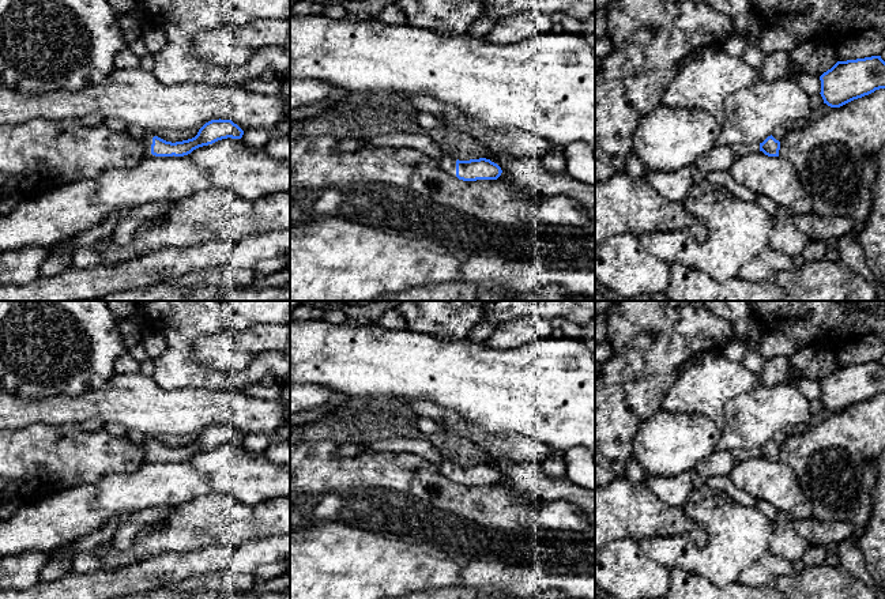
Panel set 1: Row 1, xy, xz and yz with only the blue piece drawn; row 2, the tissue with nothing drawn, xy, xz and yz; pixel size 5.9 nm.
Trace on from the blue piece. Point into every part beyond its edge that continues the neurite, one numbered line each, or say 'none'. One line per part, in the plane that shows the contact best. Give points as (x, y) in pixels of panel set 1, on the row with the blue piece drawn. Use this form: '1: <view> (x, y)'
1: xy (147, 138)

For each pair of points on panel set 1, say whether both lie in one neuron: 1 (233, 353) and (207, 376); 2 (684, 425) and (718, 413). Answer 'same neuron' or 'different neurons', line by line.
1: different neurons
2: different neurons

